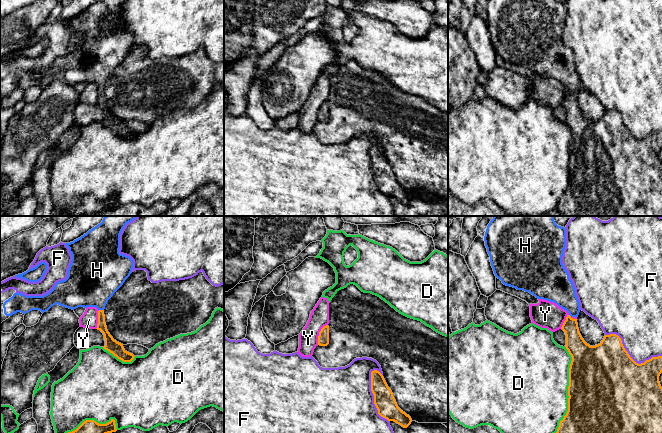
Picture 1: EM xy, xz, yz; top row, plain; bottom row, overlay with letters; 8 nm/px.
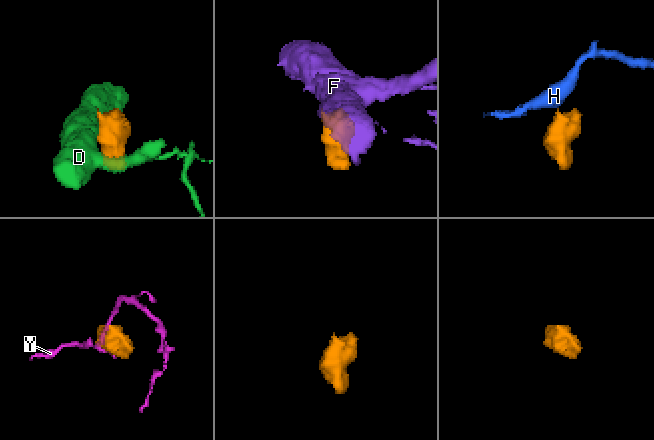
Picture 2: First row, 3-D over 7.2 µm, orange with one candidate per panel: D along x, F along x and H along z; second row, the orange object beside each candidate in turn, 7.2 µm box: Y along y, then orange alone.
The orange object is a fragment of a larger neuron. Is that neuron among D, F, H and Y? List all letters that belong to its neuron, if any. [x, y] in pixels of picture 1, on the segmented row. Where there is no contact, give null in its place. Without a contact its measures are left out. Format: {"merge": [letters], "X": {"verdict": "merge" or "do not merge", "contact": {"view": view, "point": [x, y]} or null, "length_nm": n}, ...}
{"merge": ["H"], "D": {"verdict": "do not merge", "contact": {"view": "yz", "point": [568, 389]}, "length_nm": 700}, "F": {"verdict": "do not merge", "contact": {"view": "yz", "point": [629, 355]}, "length_nm": 480}, "H": {"verdict": "merge", "contact": {"view": "xy", "point": [101, 310]}, "length_nm": 40}, "Y": {"verdict": "do not merge", "contact": {"view": "xz", "point": [319, 334]}, "length_nm": 190}}

